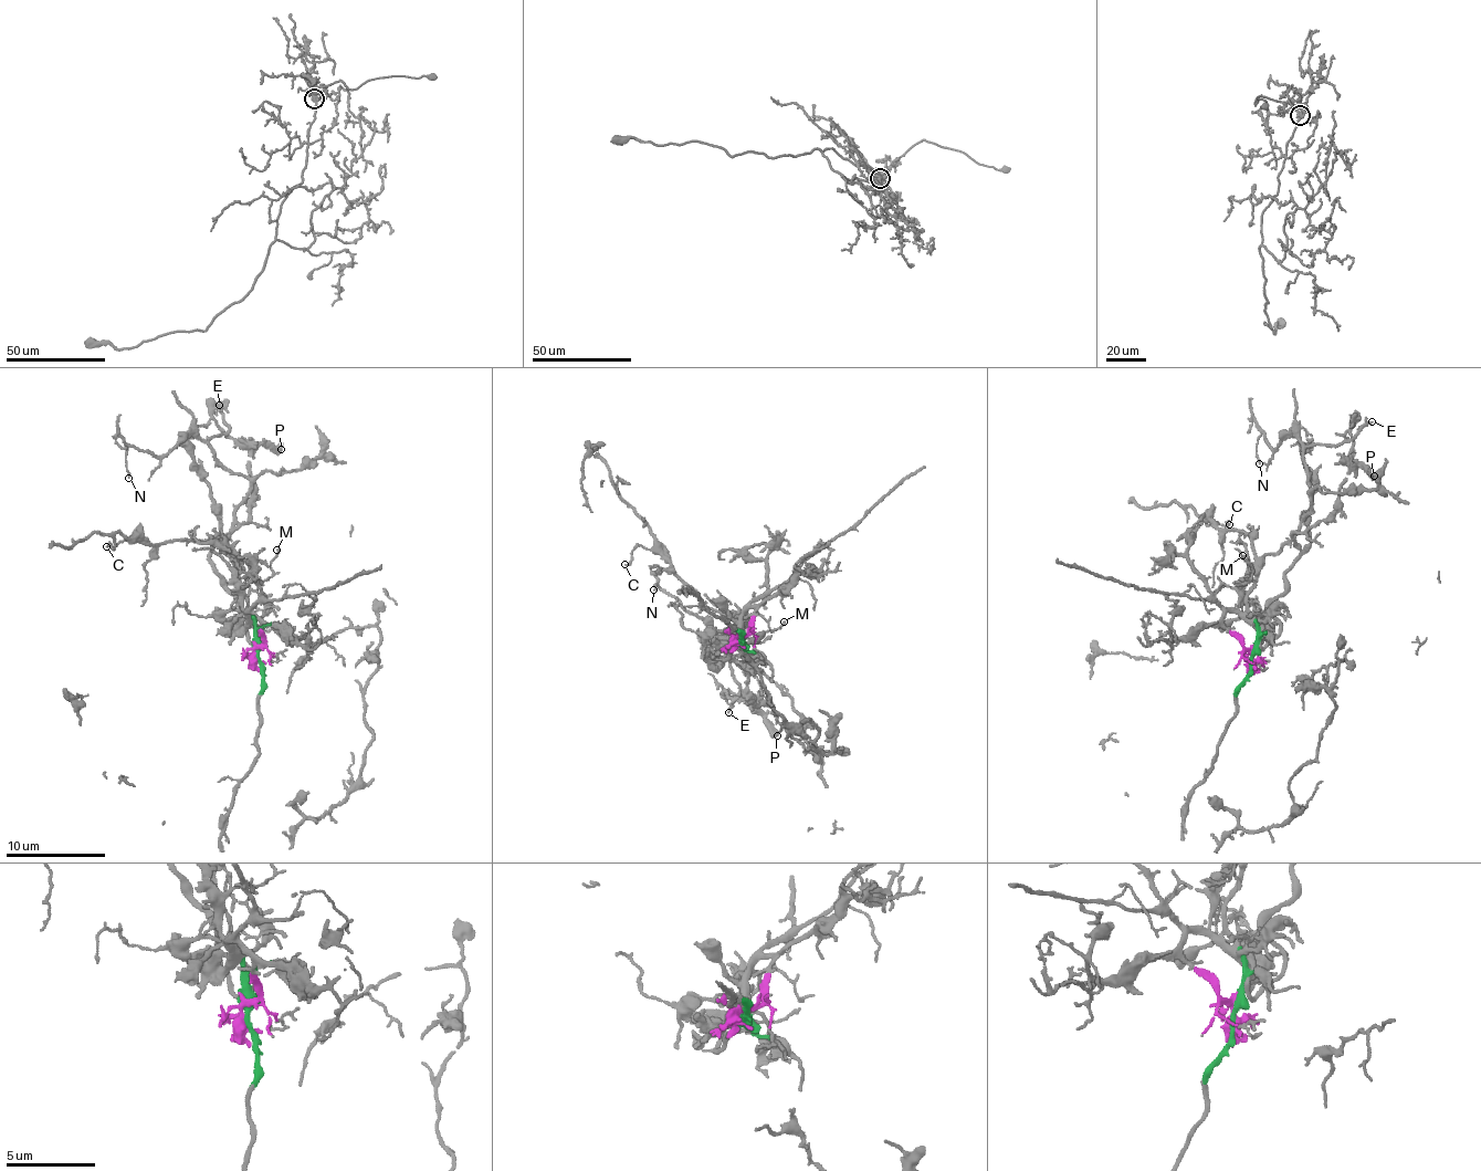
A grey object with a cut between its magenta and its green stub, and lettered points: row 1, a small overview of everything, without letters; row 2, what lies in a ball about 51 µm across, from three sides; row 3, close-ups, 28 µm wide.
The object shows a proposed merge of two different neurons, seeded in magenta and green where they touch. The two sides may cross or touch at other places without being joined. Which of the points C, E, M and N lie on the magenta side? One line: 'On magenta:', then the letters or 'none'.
On magenta: M

